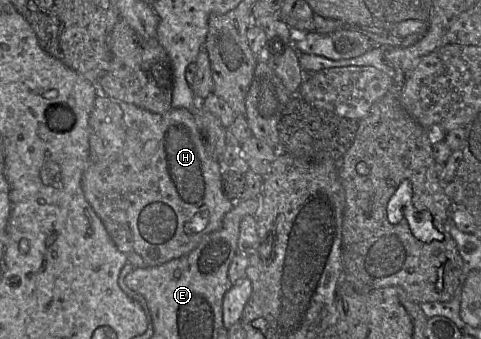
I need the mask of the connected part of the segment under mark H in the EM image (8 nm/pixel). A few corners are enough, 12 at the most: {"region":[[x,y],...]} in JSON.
{"region":[[99,94],[88,203],[139,268],[236,201],[194,114]]}

